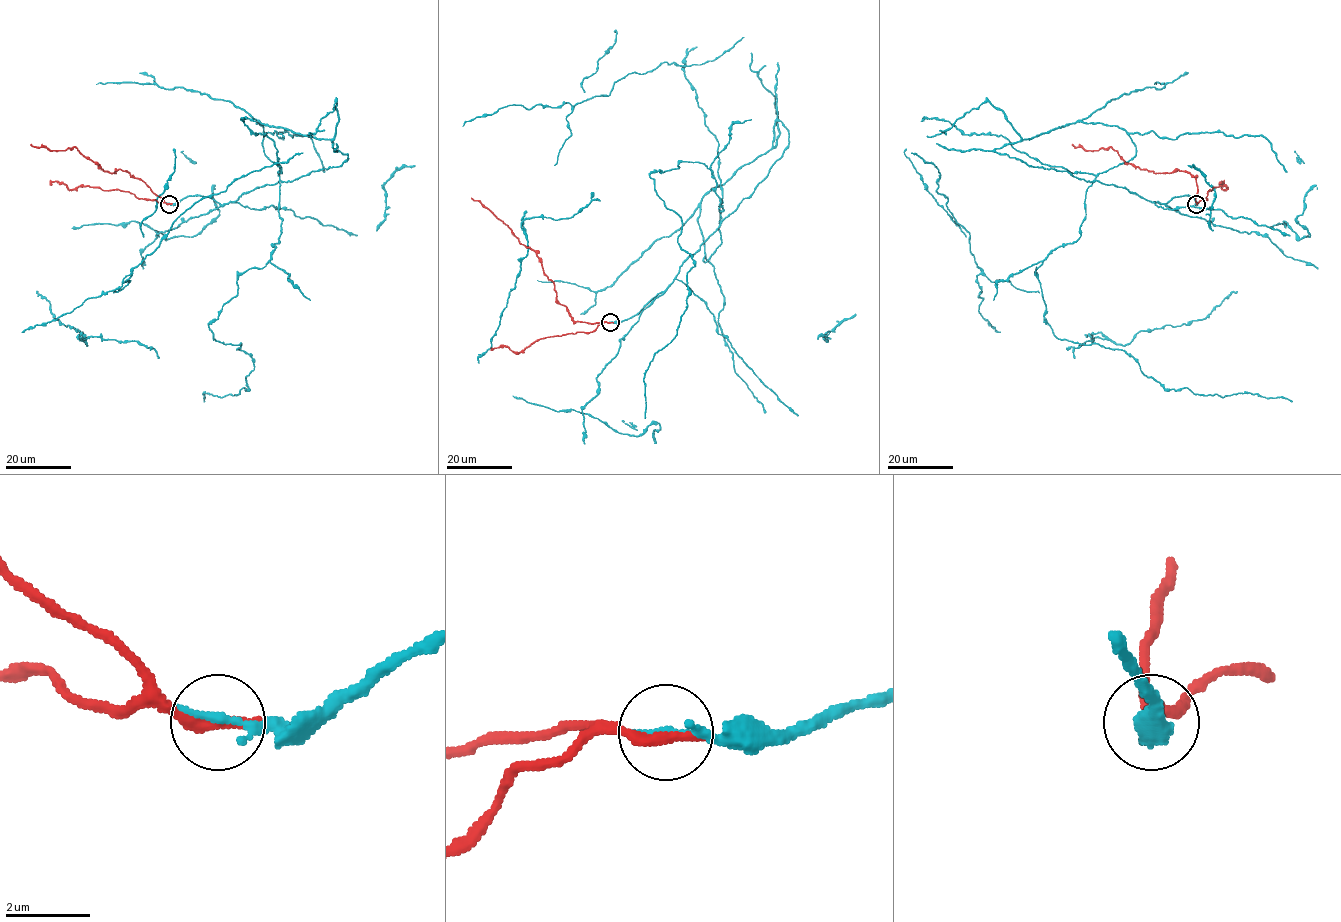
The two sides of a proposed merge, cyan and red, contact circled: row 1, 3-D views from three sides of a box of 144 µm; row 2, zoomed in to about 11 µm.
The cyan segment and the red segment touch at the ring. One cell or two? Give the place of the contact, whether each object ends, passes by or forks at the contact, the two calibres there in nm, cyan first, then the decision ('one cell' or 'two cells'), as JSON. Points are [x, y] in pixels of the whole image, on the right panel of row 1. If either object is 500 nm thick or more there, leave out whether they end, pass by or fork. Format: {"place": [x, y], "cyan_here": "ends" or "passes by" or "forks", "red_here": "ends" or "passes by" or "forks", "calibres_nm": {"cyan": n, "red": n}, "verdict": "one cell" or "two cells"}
{"place": [1196, 204], "cyan_here": "ends", "red_here": "ends", "calibres_nm": {"cyan": 240, "red": 360}, "verdict": "one cell"}

